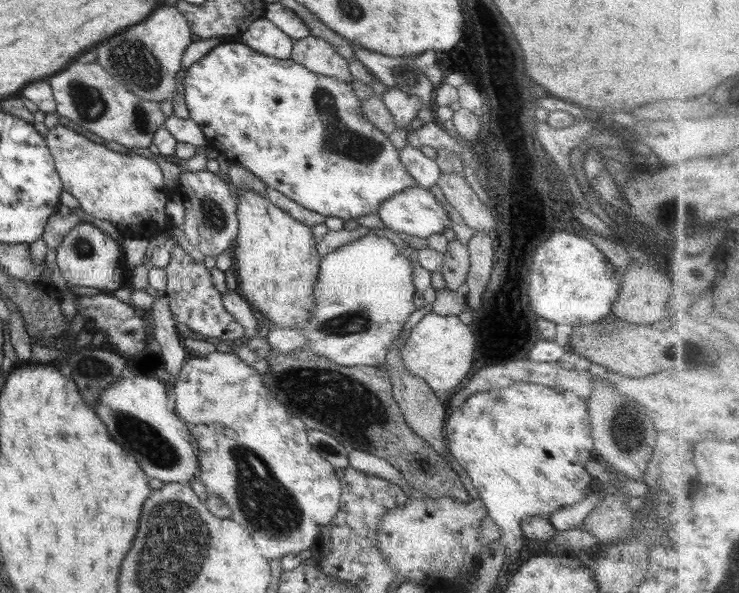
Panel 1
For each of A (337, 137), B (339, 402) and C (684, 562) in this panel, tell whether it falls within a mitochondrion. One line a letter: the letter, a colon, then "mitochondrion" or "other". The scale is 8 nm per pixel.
A: mitochondrion
B: mitochondrion
C: other

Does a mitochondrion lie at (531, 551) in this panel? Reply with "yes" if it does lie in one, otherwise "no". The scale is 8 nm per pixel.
no

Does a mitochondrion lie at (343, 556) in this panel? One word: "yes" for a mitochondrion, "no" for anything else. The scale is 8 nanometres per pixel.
no

